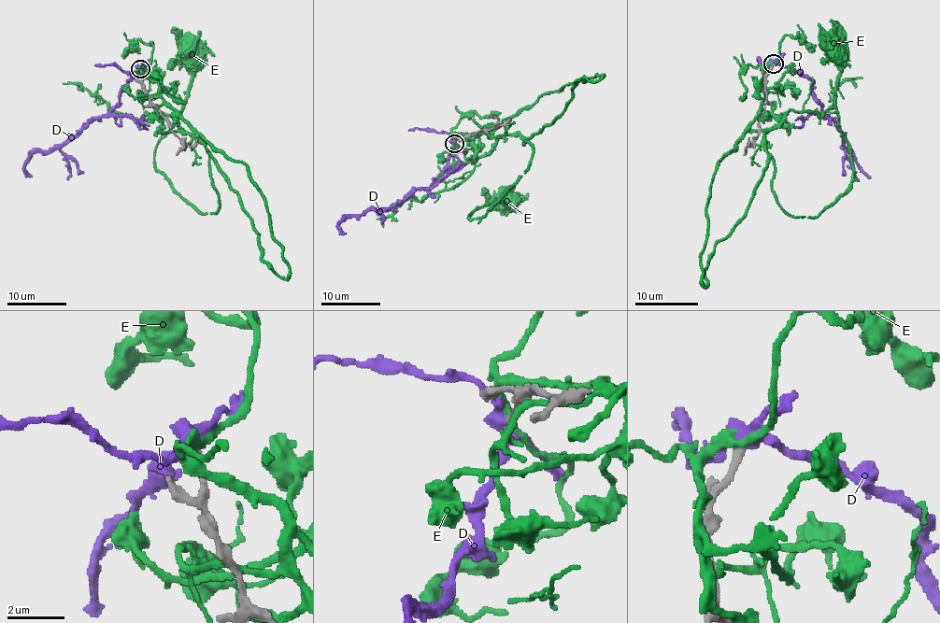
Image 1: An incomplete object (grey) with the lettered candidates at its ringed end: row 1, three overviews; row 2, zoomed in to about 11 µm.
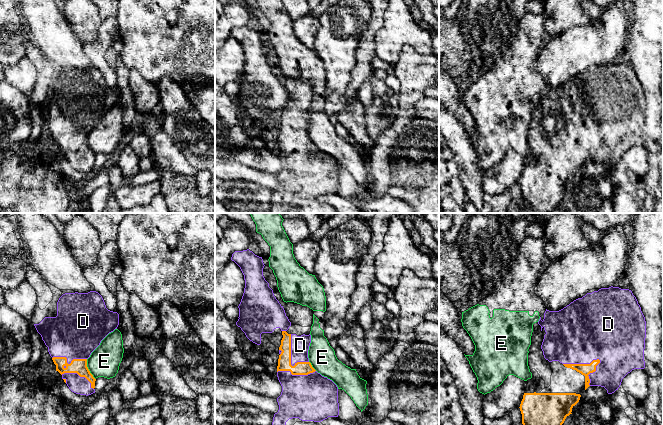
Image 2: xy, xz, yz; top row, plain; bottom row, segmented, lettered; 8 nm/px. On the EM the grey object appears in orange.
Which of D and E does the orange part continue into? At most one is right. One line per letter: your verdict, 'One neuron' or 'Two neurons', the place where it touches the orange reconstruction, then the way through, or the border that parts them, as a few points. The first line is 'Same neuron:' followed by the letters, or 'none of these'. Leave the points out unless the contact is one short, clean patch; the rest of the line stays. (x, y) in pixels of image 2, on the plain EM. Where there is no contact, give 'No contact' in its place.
Same neuron: D
D: One neuron. Touches orange at yz (581, 140)
E: Two neurons. Touches orange at xy (88, 145). Boundary: xy (86, 135), (88, 146), (95, 155)

